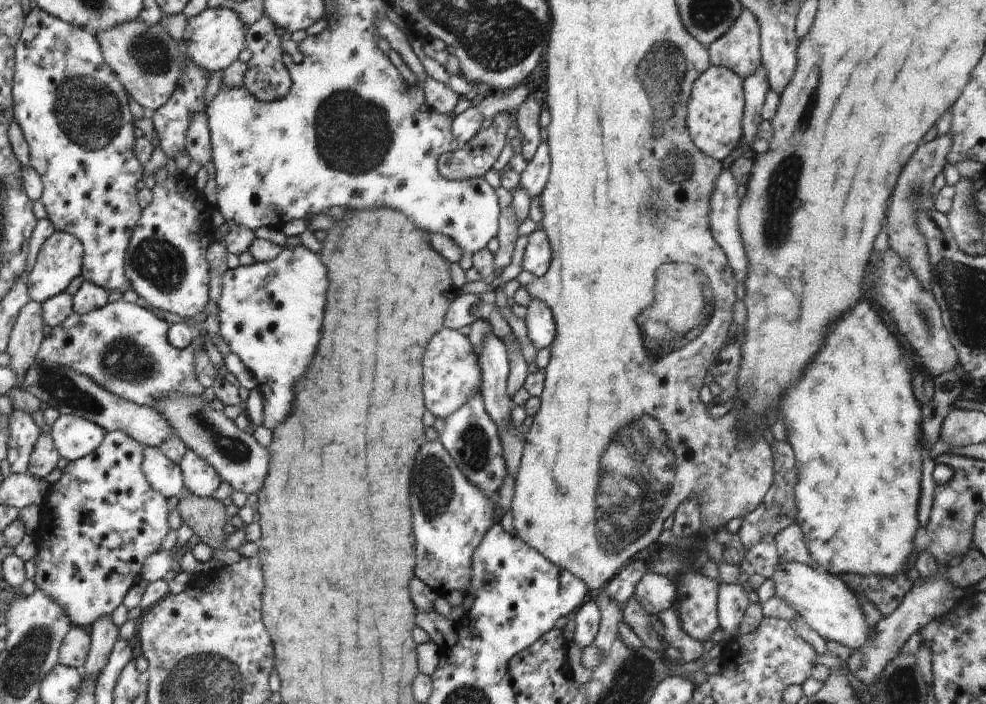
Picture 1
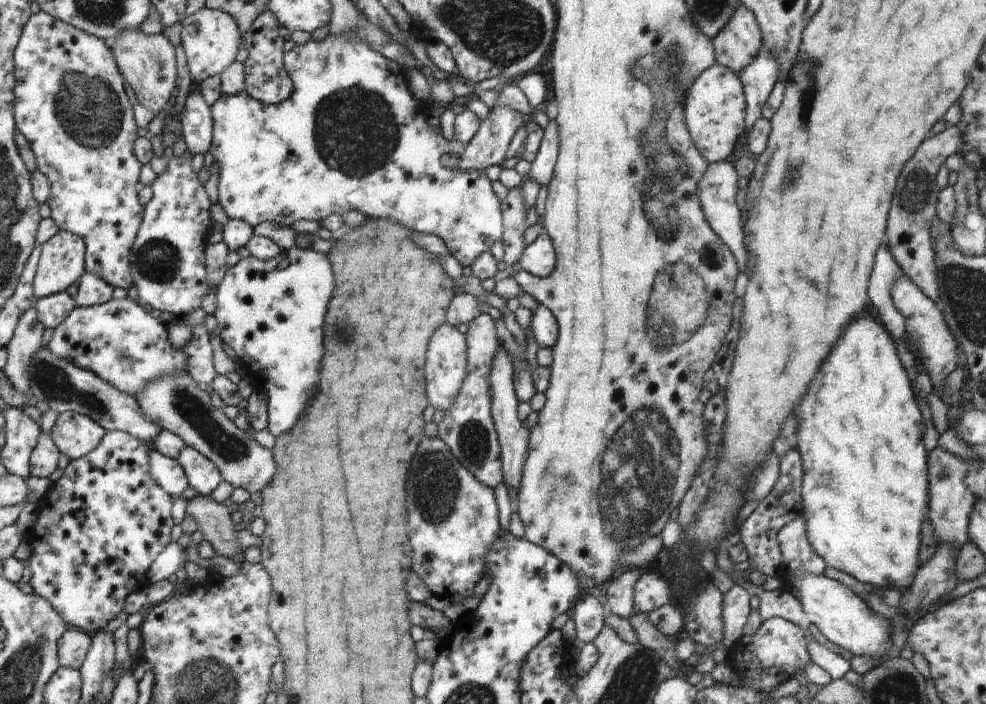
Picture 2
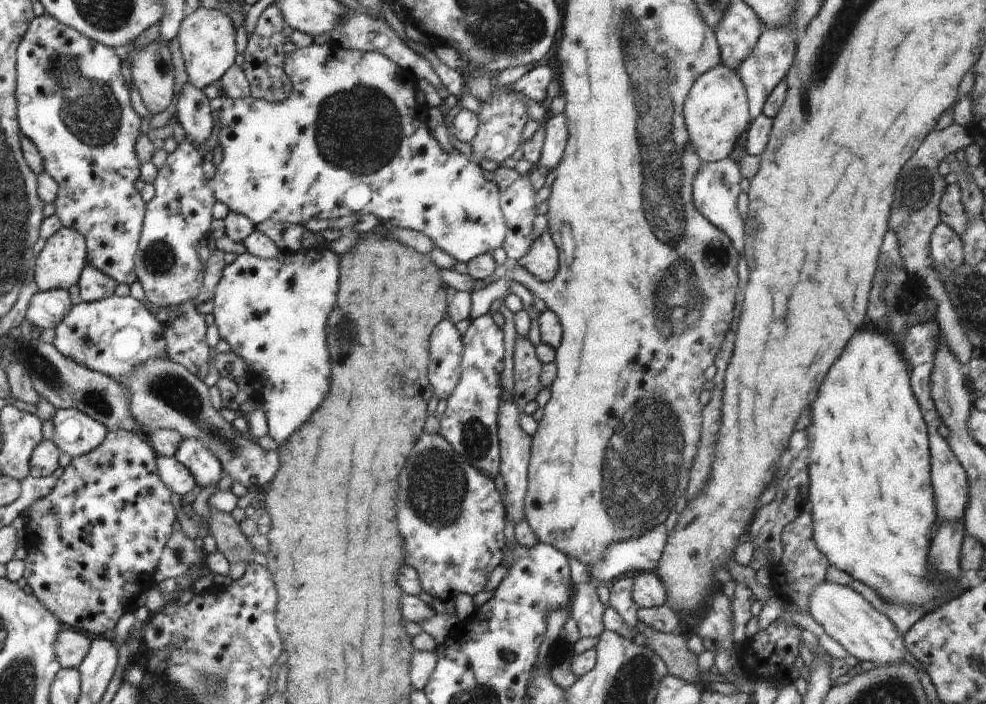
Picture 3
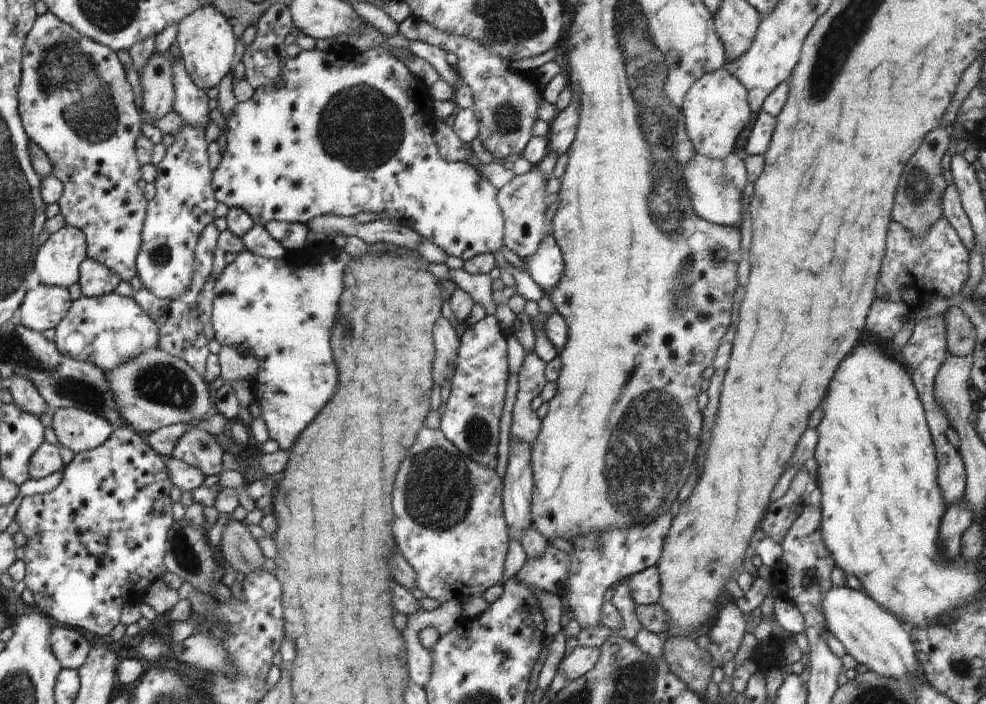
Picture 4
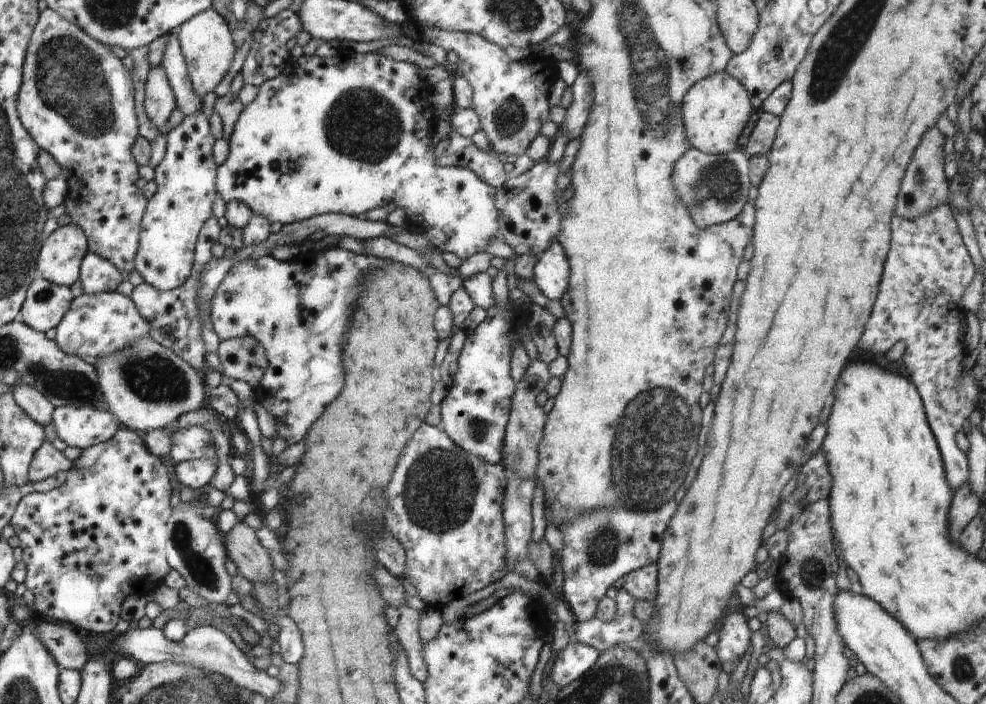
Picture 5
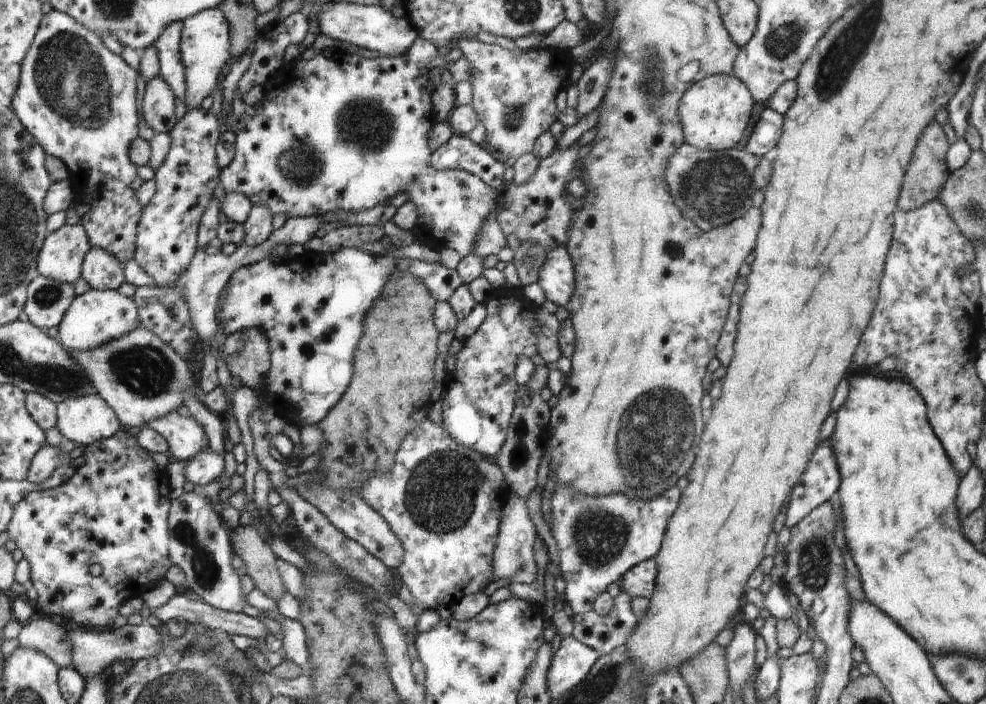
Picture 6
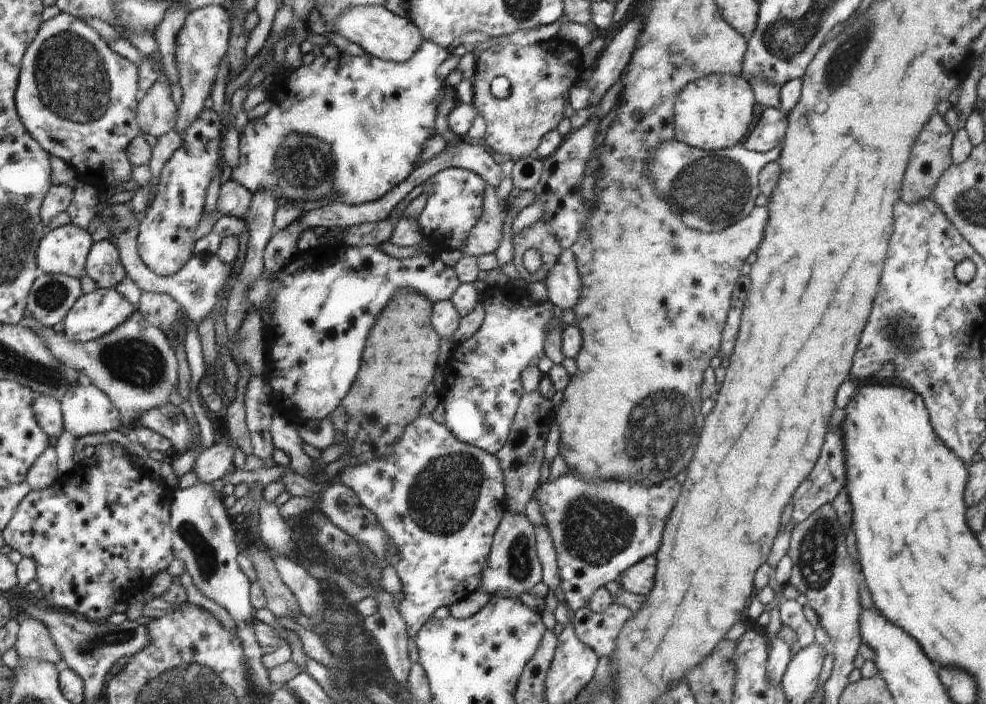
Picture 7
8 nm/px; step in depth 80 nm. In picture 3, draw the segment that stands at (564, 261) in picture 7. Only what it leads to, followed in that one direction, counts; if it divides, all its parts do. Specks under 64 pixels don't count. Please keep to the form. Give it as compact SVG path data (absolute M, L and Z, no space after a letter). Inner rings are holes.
M548 229L533 240L528 252L516 262L539 281L548 282L554 278L559 265L559 252Z

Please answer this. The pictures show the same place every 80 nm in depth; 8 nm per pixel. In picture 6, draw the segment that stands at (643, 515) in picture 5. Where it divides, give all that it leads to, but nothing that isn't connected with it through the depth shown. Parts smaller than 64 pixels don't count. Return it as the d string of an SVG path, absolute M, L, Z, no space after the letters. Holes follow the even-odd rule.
M556 487L552 497L553 522L551 532L560 550L560 570L566 582L564 601L572 615L583 615L593 610L593 602L612 582L619 583L622 575L642 561L654 559L660 550L660 542L666 530L668 518L674 514L680 502L680 492L669 488L662 496L654 499L630 500L626 495L593 497L580 495L572 487Z

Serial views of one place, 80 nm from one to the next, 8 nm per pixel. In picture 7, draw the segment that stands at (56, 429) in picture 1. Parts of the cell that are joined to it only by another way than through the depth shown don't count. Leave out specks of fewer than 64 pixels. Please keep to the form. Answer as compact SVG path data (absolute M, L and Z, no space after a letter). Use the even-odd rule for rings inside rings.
M81 377L81 382L70 387L59 401L64 430L80 438L86 434L110 432L122 423L121 413L108 394Z

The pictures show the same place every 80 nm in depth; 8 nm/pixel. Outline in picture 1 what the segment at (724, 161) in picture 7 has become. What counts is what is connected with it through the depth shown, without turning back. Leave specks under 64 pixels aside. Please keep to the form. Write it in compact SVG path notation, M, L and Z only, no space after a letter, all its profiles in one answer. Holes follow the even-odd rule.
M723 170L709 200L709 227L714 240L722 247L738 283L746 280L748 259L738 224L741 201L736 196L737 186L732 174Z

